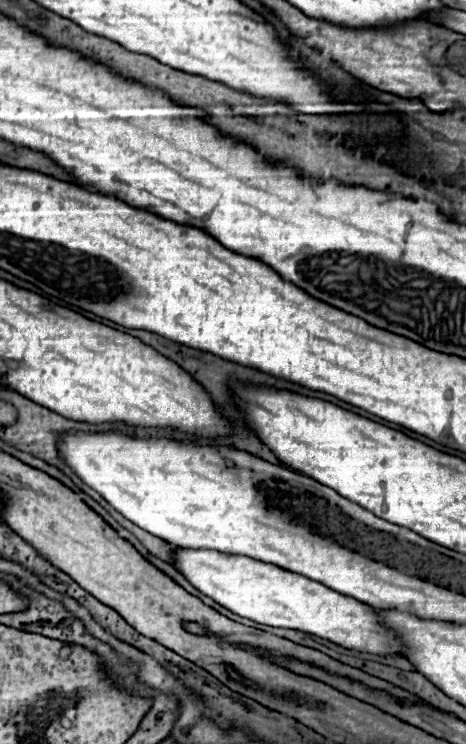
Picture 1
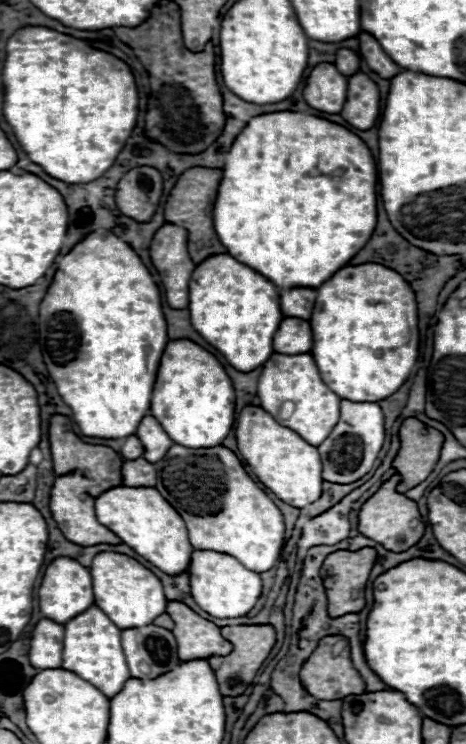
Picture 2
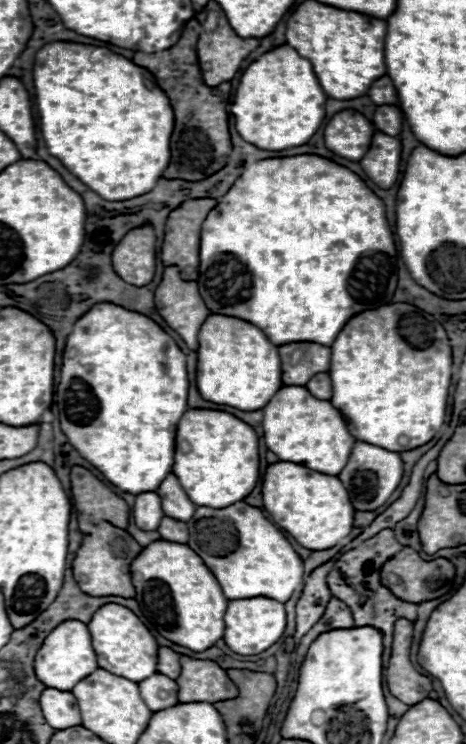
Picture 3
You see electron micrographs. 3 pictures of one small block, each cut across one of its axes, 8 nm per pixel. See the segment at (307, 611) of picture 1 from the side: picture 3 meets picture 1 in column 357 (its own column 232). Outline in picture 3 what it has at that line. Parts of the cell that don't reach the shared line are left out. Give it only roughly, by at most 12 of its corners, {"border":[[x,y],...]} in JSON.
{"border":[[228,600],[224,642],[244,656],[282,638],[284,604]]}

